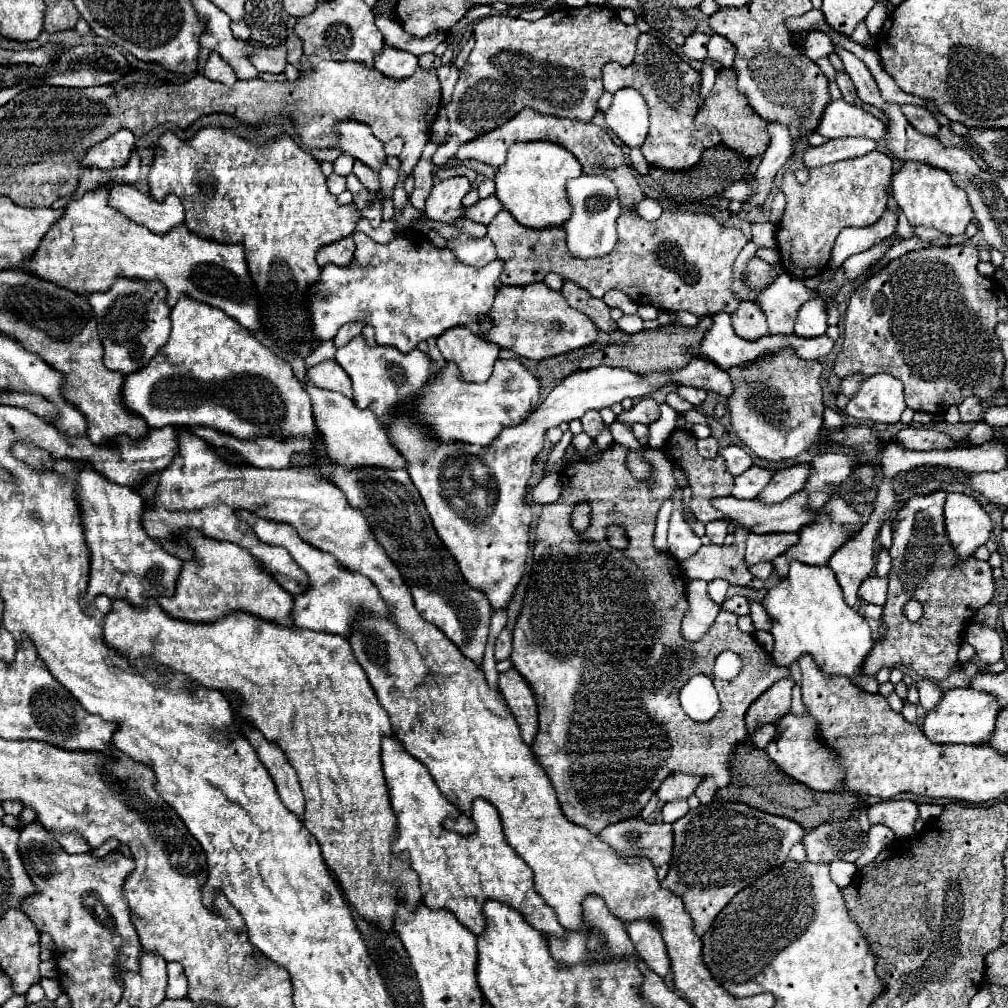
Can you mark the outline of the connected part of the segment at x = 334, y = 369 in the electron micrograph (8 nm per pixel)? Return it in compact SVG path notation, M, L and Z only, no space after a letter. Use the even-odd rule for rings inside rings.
M326 360L326 362L318 364L318 366L312 366L308 370L308 378L318 388L334 390L334 392L340 392L340 394L344 394L344 396L354 400L352 382L346 376L346 372L338 366L338 362L334 362L334 360Z

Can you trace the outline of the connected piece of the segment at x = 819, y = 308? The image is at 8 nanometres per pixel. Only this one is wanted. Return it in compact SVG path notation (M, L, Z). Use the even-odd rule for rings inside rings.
M810 298L798 310L794 332L798 336L806 336L806 338L822 336L822 334L826 334L826 328L828 328L826 318L828 316L826 316L824 300L822 298Z

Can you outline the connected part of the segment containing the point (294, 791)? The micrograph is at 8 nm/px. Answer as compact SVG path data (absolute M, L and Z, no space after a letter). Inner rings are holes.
M268 742L266 750L266 768L278 788L280 800L286 804L288 810L292 810L300 820L302 820L302 810L304 810L304 794L298 782L296 770L290 766L286 756L274 742Z

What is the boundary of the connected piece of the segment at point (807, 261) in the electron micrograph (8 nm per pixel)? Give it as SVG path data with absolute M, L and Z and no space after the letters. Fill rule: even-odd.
M870 152L860 158L850 158L826 164L822 168L812 168L806 184L800 184L794 176L794 170L788 168L782 176L780 186L780 190L786 196L786 210L776 230L780 264L790 266L788 272L794 272L798 278L822 274L828 266L832 248L842 229L868 227L884 214L888 204L890 180L892 158L882 152ZM804 228L810 228L806 230L806 246Z

